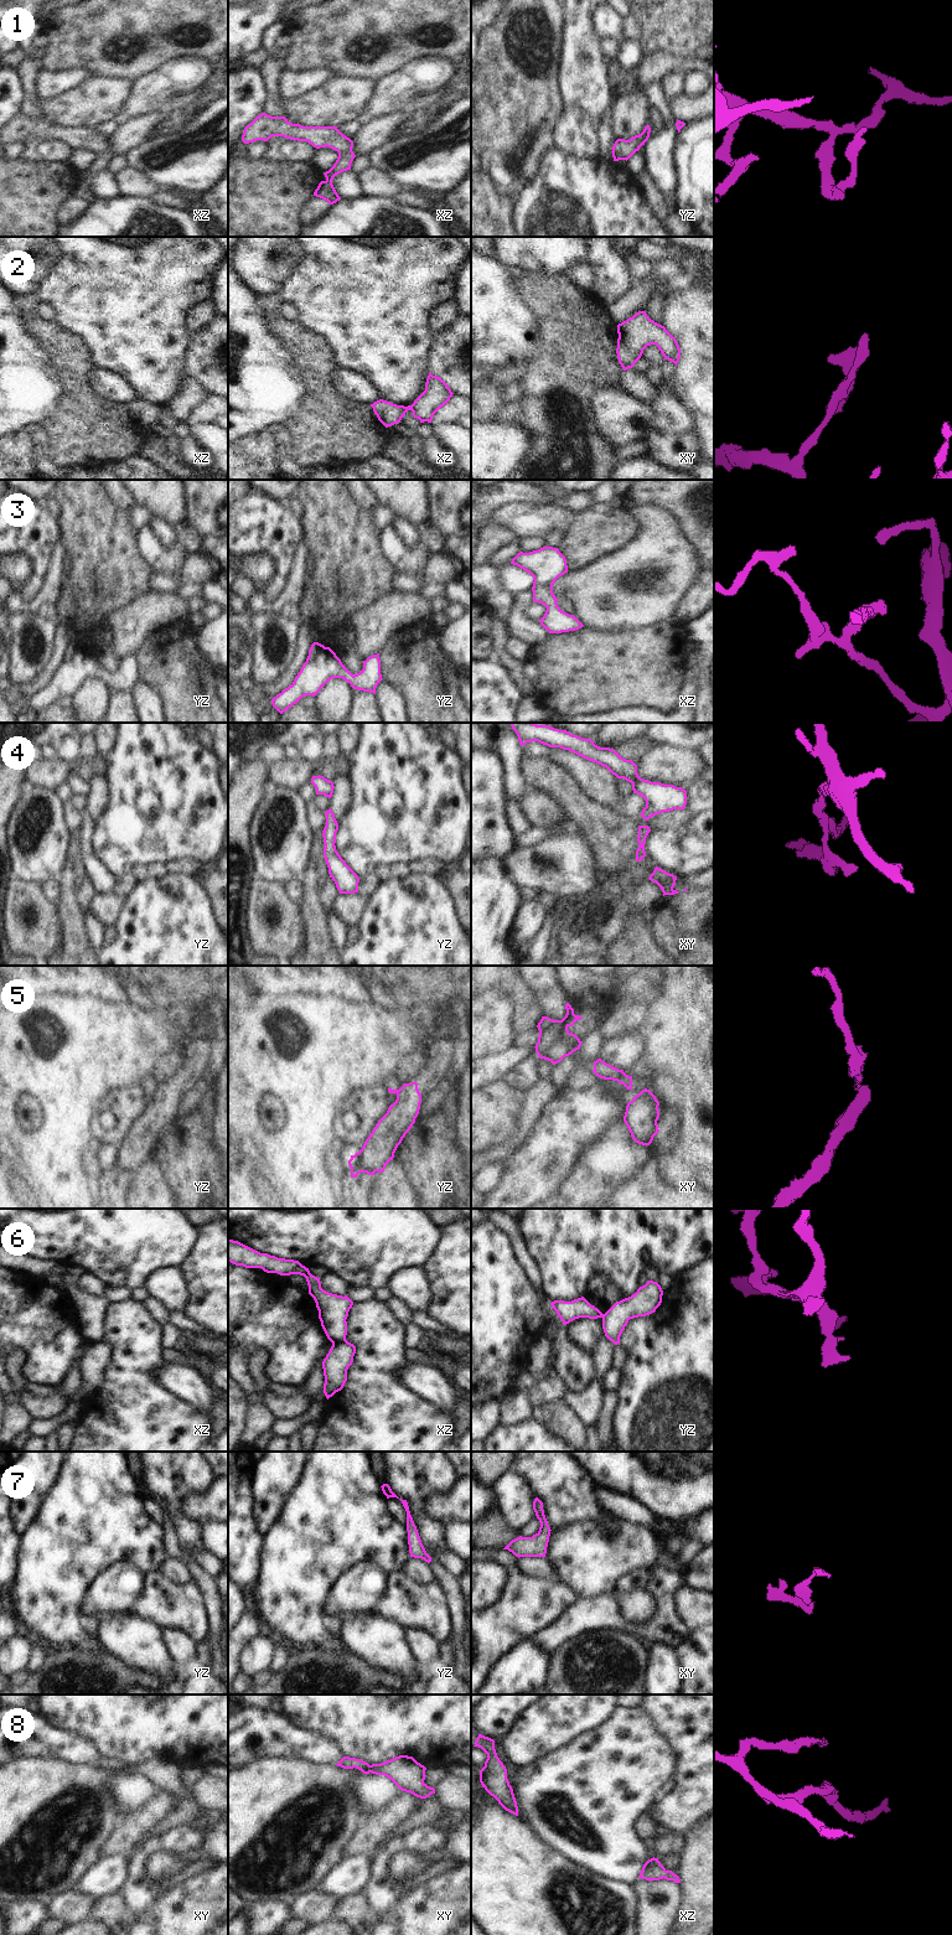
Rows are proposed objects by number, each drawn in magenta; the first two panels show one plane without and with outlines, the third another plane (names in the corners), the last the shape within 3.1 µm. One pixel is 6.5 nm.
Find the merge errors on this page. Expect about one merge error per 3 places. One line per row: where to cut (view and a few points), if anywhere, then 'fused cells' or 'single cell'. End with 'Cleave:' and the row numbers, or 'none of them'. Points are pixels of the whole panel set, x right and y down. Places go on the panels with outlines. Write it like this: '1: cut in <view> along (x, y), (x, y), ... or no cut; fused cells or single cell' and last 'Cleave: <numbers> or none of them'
1: no cut; single cell
2: no cut; single cell
3: no cut; single cell
4: no cut; single cell
5: cut in xy along (648, 1090), (641, 1092); fused cells
6: cut in xz along (345, 1339), (332, 1344); fused cells
7: no cut; single cell
8: no cut; single cell
Cleave: 5, 6

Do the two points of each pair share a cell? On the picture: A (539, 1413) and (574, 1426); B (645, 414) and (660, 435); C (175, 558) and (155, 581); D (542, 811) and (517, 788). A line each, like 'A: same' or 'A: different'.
A: same
B: different
C: different
D: different

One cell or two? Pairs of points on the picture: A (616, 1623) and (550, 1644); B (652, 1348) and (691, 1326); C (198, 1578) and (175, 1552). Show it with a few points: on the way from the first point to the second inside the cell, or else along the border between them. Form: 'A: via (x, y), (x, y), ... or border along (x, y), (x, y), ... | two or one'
A: via (600, 1622), (573, 1622), (567, 1628) | one
B: via (662, 1348), (669, 1348), (681, 1336) | one
C: via (196, 1571), (182, 1556) | one

